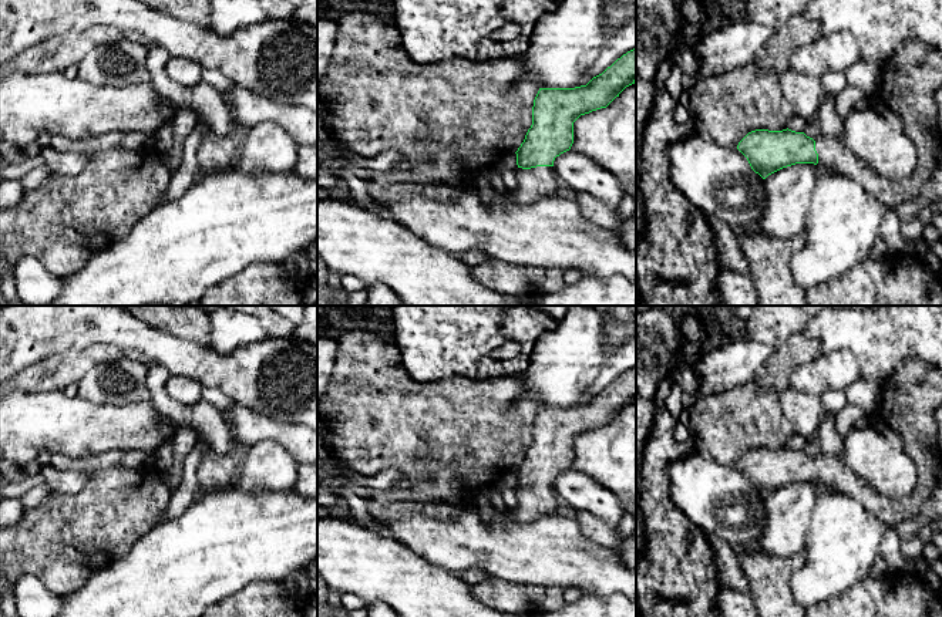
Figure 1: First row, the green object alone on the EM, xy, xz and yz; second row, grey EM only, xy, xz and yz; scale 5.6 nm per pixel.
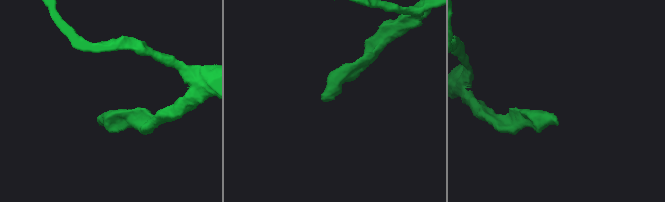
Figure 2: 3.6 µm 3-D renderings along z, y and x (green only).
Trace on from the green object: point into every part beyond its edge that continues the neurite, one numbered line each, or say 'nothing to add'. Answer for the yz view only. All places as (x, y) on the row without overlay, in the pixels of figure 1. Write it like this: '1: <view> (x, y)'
1: yz (909, 398)

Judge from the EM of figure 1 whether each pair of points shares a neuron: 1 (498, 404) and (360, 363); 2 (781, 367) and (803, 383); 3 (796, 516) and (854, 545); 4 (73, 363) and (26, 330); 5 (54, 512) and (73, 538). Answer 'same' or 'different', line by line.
1: same
2: different
3: different
4: different
5: same

